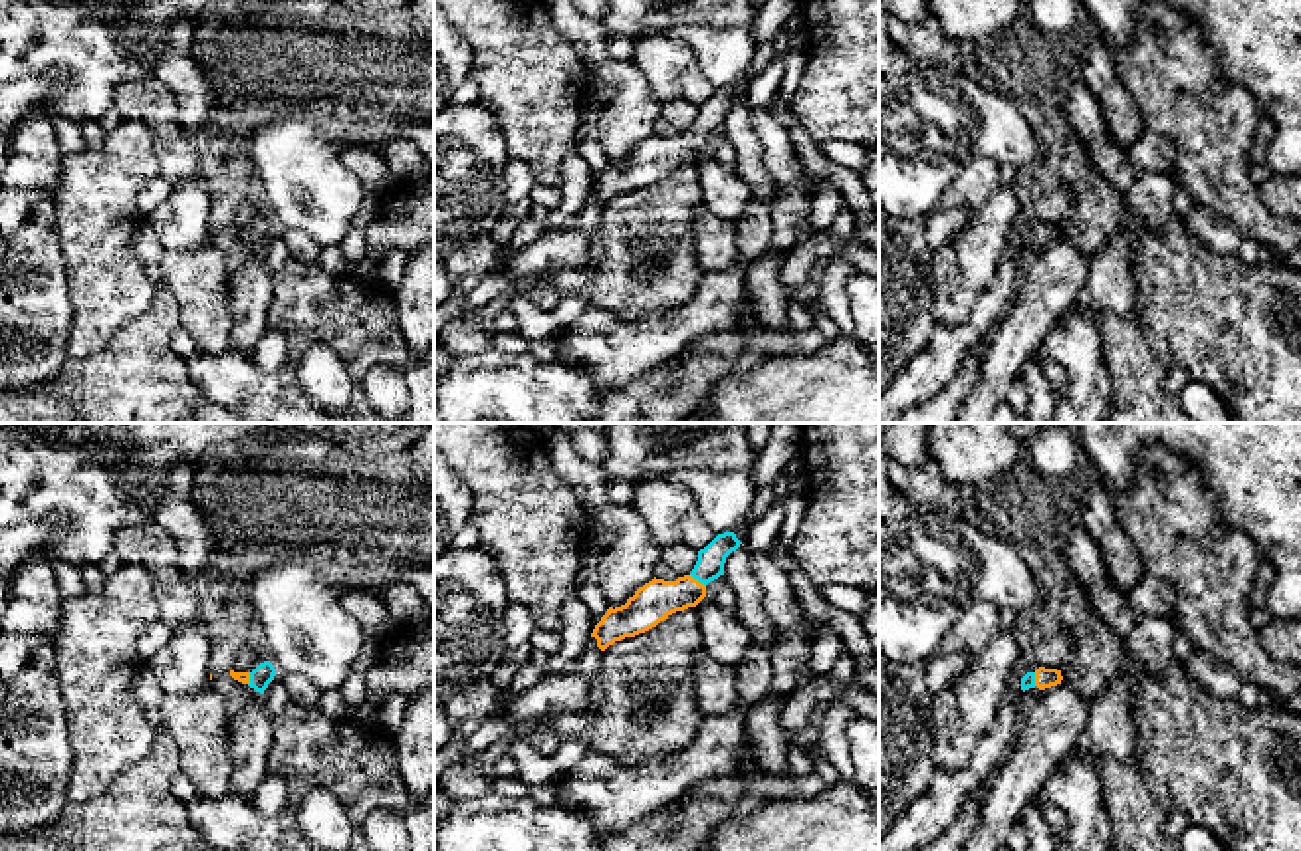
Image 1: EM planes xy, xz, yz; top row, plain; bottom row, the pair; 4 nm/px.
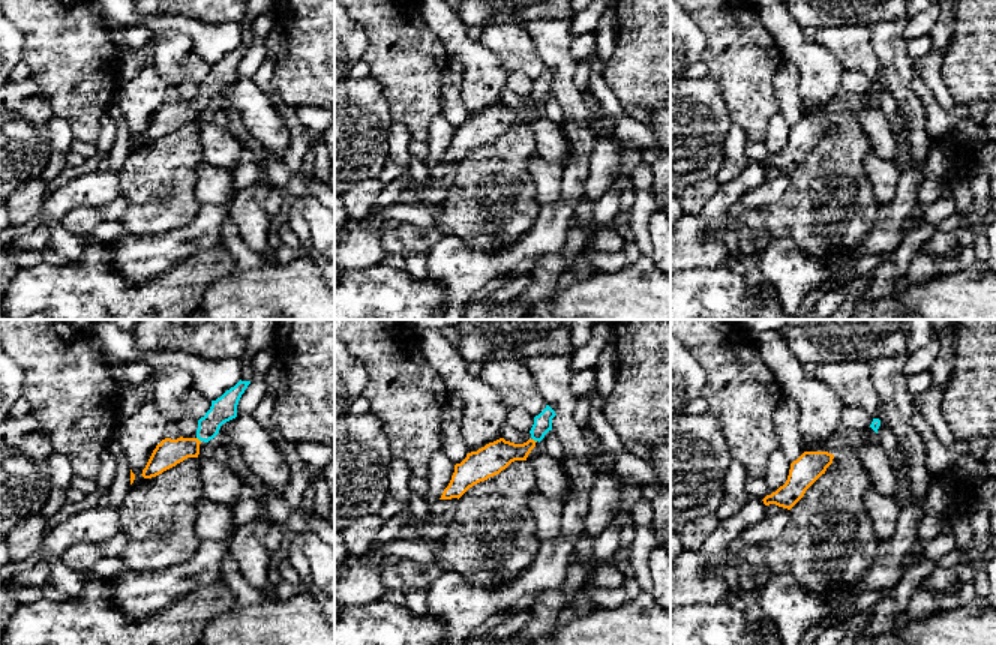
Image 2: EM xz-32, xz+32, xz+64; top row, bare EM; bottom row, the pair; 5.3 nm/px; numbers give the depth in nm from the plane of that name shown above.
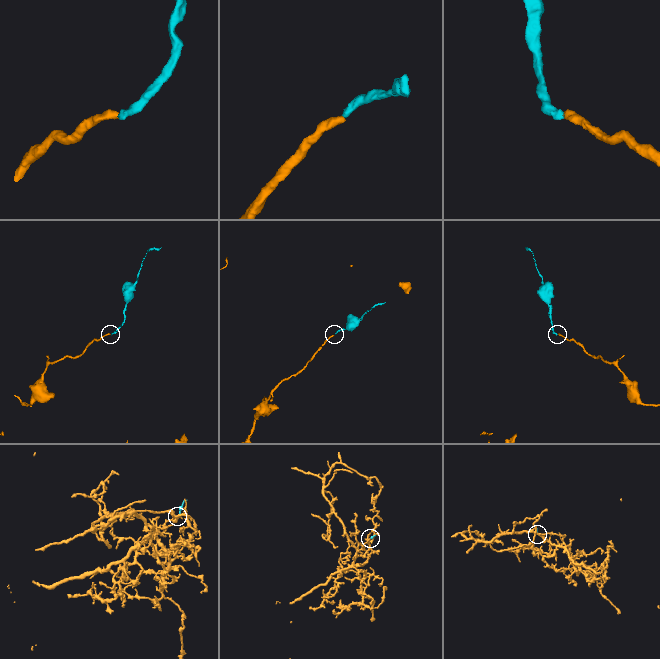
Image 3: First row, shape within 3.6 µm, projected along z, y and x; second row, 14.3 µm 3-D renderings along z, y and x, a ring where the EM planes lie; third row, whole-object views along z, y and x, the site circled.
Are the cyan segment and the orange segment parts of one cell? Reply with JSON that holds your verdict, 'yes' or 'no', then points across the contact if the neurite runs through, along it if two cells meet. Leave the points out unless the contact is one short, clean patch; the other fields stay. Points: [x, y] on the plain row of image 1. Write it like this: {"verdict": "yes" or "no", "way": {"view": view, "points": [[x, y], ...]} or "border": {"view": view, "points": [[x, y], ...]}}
{"verdict": "yes", "way": {"view": "xz", "points": [[710, 118], [699, 135], [687, 147], [651, 159]]}}

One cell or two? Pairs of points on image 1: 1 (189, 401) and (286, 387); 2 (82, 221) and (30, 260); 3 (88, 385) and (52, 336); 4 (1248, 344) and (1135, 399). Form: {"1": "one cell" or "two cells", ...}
{"1": "two cells", "2": "two cells", "3": "two cells", "4": "two cells"}

